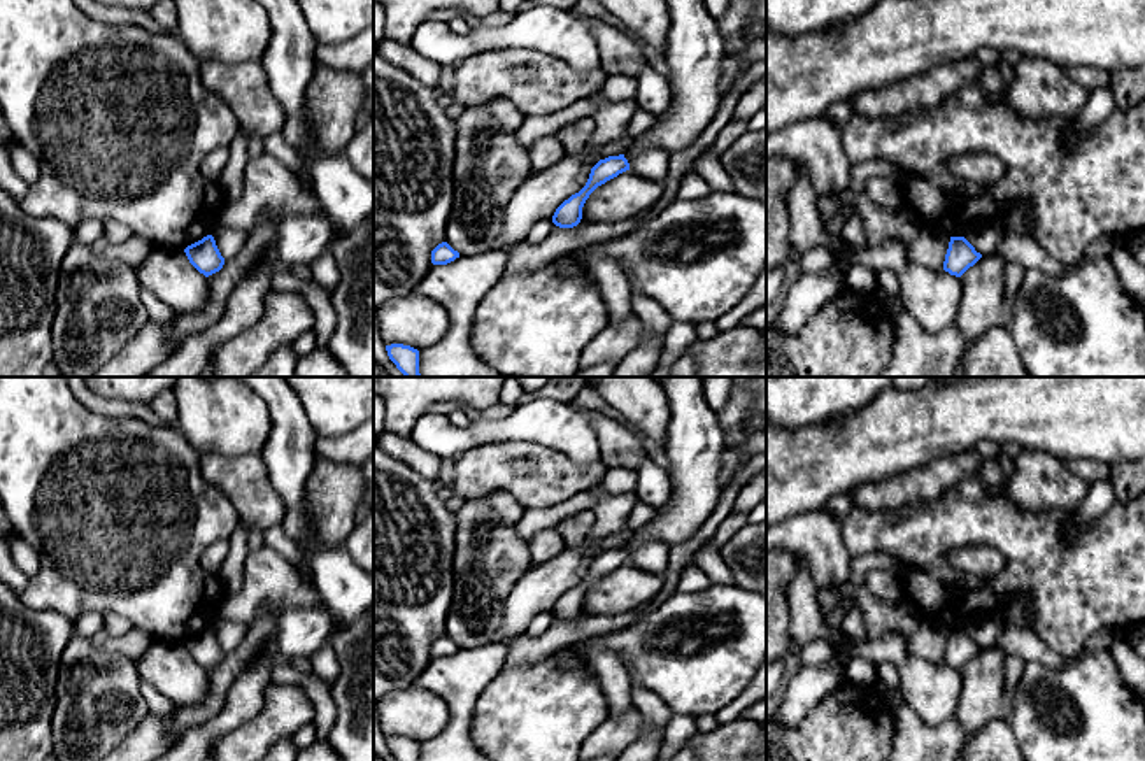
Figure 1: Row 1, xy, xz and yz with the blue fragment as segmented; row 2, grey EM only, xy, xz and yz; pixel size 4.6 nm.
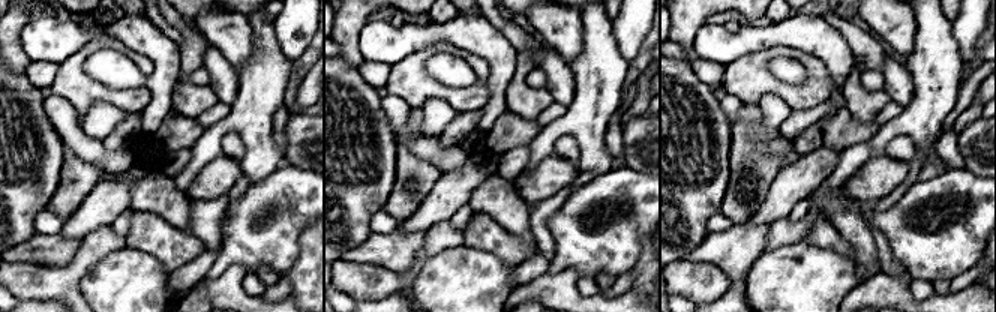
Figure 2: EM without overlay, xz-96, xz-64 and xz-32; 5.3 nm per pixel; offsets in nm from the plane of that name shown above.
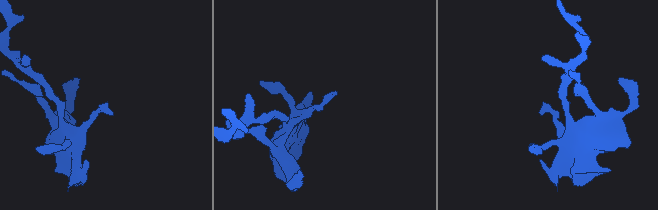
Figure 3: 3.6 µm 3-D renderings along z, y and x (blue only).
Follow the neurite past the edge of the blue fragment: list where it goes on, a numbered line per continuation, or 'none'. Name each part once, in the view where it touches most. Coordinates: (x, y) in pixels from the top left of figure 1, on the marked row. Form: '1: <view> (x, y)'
none

